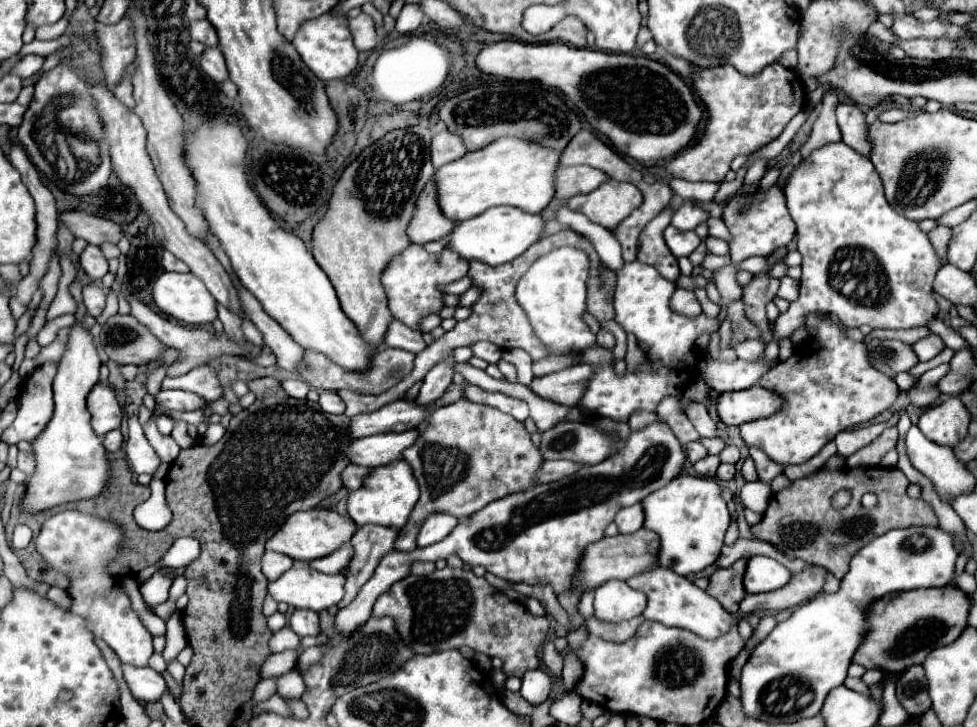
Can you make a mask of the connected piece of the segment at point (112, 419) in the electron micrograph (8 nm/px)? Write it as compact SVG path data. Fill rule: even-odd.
M97 383L93 391L87 397L87 407L91 413L93 429L99 435L105 435L107 431L119 429L123 419L123 407L119 405L117 391L111 385Z

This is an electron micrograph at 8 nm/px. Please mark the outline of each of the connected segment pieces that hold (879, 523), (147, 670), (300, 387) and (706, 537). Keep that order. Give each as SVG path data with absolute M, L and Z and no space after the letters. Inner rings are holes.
M823 467L805 479L793 481L785 491L777 493L771 499L763 519L751 527L751 533L755 539L769 541L771 545L779 547L779 551L785 553L787 557L791 559L797 557L807 563L825 567L837 579L841 579L841 575L845 575L845 571L849 569L851 557L861 547L865 547L871 539L891 529L905 529L913 525L939 527L931 505L927 505L923 499L911 499L907 495L907 487L909 487L909 479L897 467L895 471L881 469L881 467L873 467L873 469L845 467L845 469L829 471ZM841 487L851 489L853 499L845 509L835 511L831 507L831 497ZM869 491L879 497L879 505L875 509L865 509L861 505L863 493L869 493Z
M121 663L121 669L123 669L125 683L129 685L133 697L137 697L139 701L145 701L145 703L159 701L163 691L167 689L165 679L151 667L133 667L127 663Z
M285 379L285 381L281 381L281 385L283 385L283 389L291 395L291 397L297 397L297 399L305 399L307 397L307 393L309 393L309 385L305 383L305 381L301 381L301 379Z
M677 475L665 487L653 491L641 501L645 507L645 527L657 531L661 537L661 567L669 567L679 575L691 575L715 563L723 547L725 531L731 523L721 491L723 487L715 479Z

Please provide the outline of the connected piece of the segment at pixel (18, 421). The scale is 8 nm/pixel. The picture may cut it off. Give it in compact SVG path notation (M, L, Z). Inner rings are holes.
M57 361L55 363L43 363L37 367L29 381L25 383L27 393L21 393L21 409L15 417L15 421L3 431L1 441L7 445L17 445L19 441L33 441L37 433L45 429L53 415L53 391L51 383L57 375Z

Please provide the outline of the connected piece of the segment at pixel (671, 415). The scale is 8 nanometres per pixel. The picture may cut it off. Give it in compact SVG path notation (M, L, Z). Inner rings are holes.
M663 399L661 407L657 407L657 415L667 421L667 425L671 427L673 435L677 437L677 441L681 445L687 445L691 441L699 441L701 437L695 431L695 427L691 425L691 421L685 415L681 415L675 407L677 407L677 399Z

